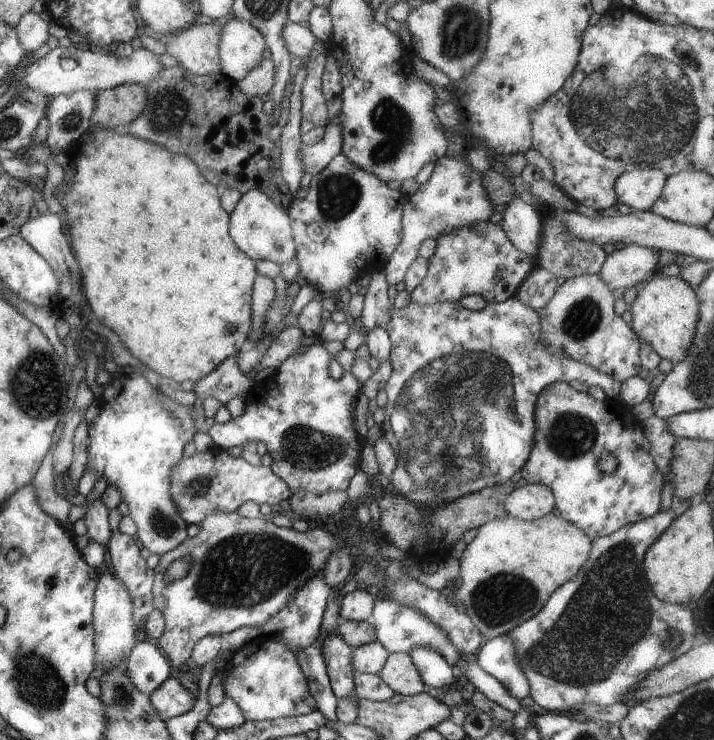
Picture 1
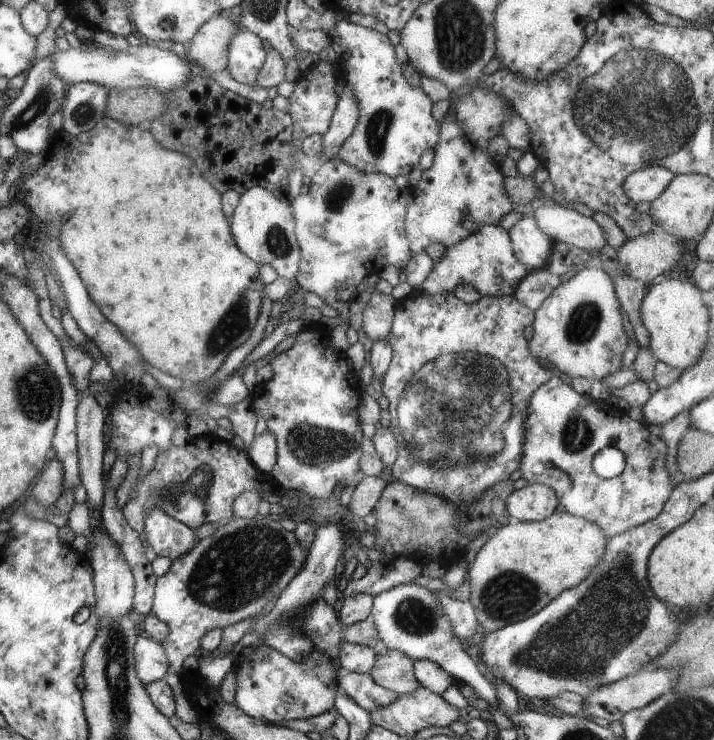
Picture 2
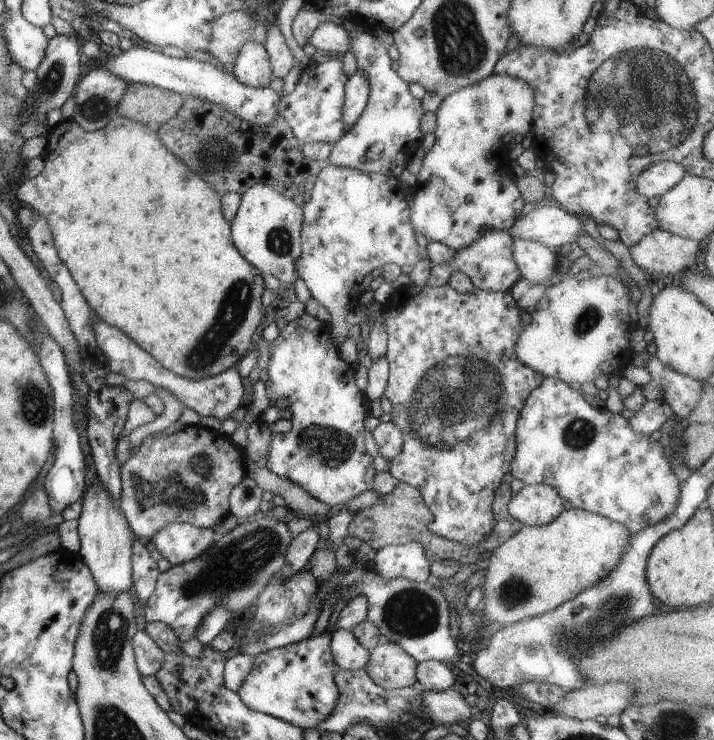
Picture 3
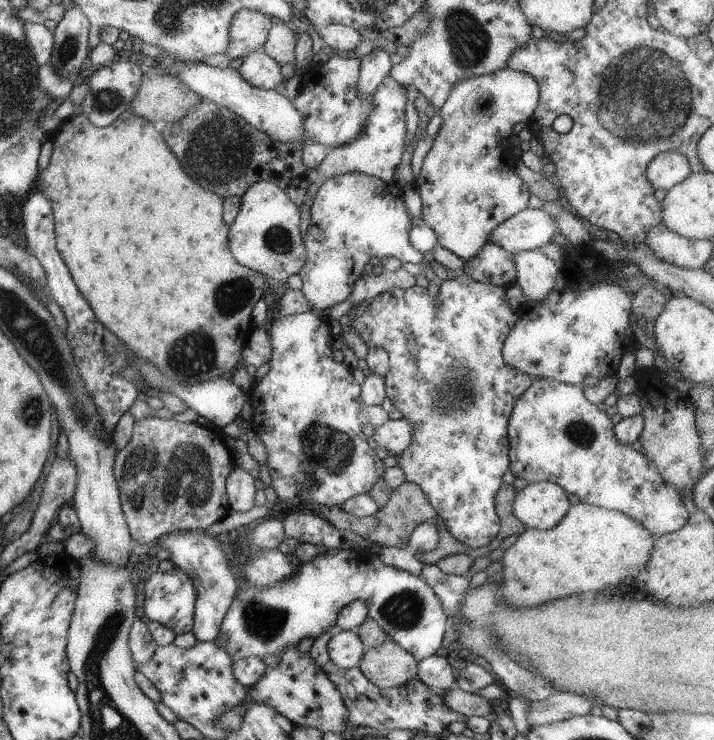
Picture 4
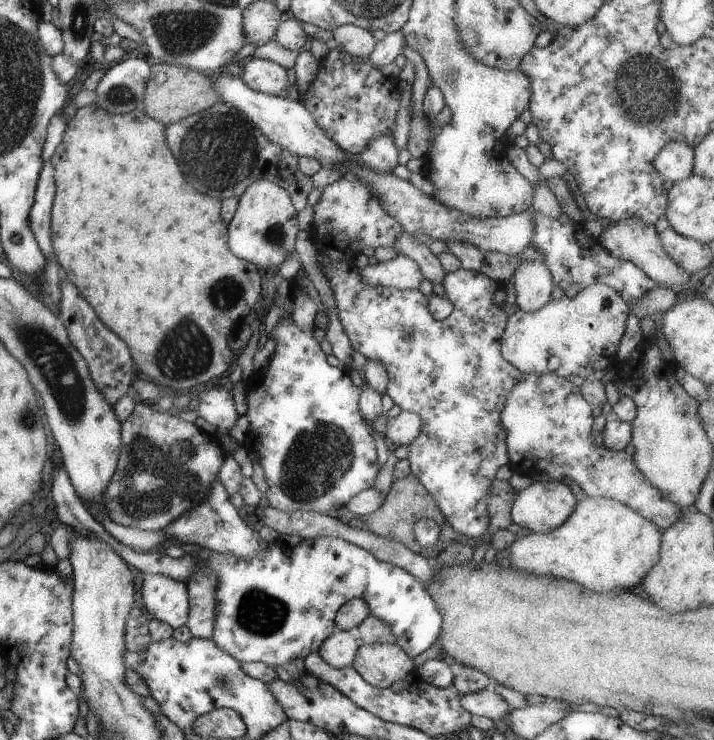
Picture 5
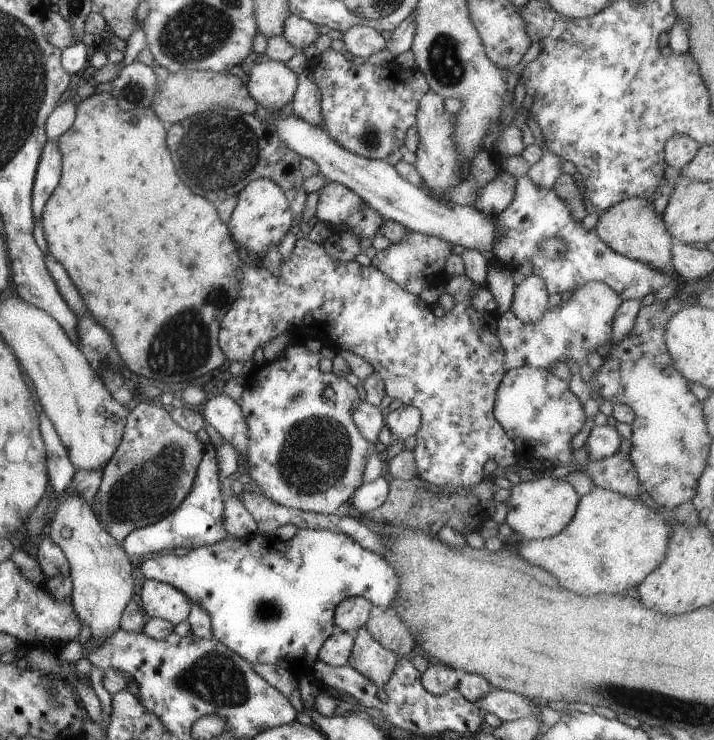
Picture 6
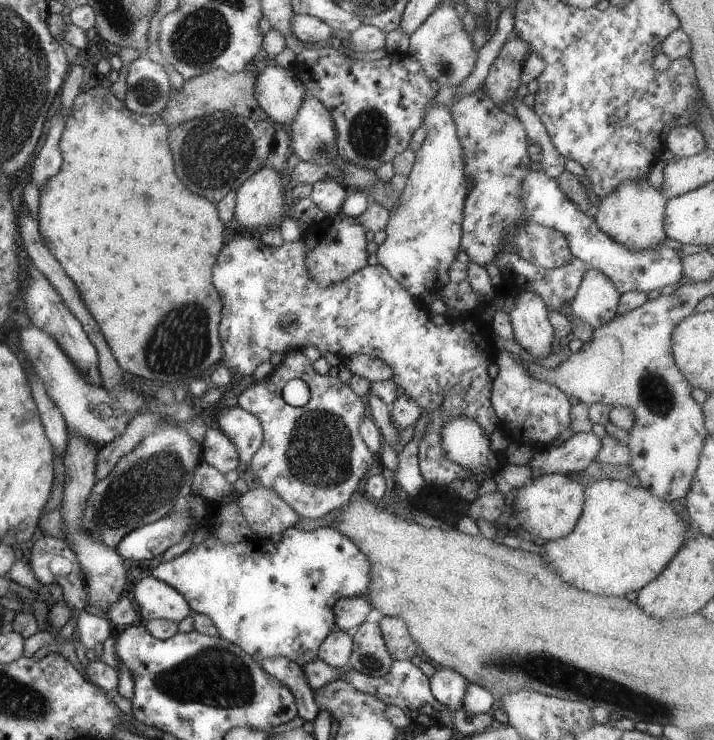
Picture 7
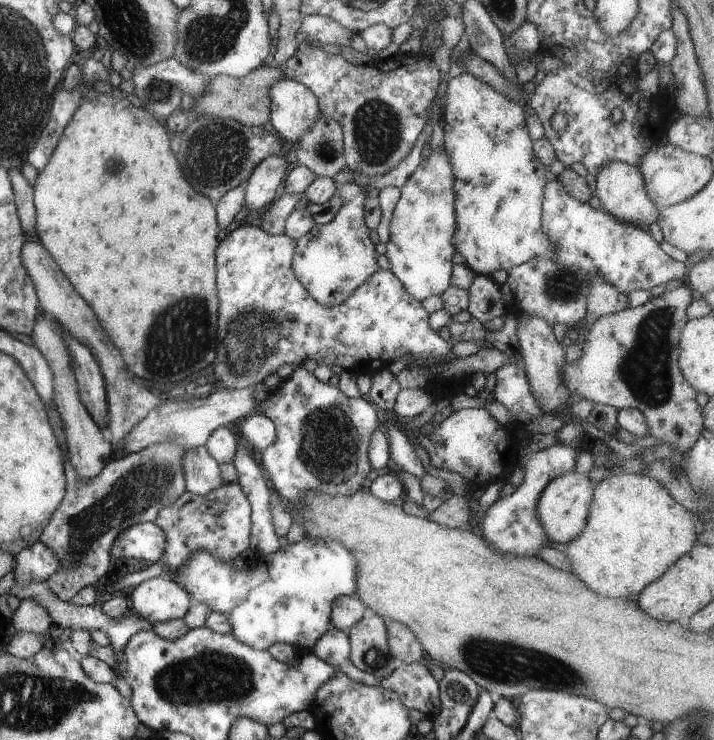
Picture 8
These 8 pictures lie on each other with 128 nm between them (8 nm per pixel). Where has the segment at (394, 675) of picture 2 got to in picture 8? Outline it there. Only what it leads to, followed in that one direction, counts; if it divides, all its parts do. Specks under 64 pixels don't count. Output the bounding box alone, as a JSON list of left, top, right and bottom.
[347,615,400,677]

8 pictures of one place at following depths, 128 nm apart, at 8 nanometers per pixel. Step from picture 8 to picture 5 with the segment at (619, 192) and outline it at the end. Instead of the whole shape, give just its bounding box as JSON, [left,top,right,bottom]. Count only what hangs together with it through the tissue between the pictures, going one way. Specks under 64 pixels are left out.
[598,218,689,287]

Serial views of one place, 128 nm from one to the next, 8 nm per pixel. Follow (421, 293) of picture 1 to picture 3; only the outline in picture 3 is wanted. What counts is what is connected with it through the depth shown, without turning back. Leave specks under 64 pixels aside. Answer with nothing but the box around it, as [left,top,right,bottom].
[427,231,520,292]

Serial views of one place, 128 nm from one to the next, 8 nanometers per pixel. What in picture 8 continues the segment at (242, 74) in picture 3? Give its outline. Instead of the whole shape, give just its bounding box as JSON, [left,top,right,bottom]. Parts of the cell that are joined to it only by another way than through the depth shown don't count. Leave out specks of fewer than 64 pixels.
[267,75,320,143]

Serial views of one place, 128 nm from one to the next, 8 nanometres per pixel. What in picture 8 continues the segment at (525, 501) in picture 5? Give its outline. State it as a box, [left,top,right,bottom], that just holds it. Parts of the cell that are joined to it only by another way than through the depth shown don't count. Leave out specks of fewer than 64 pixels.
[535,471,594,544]

